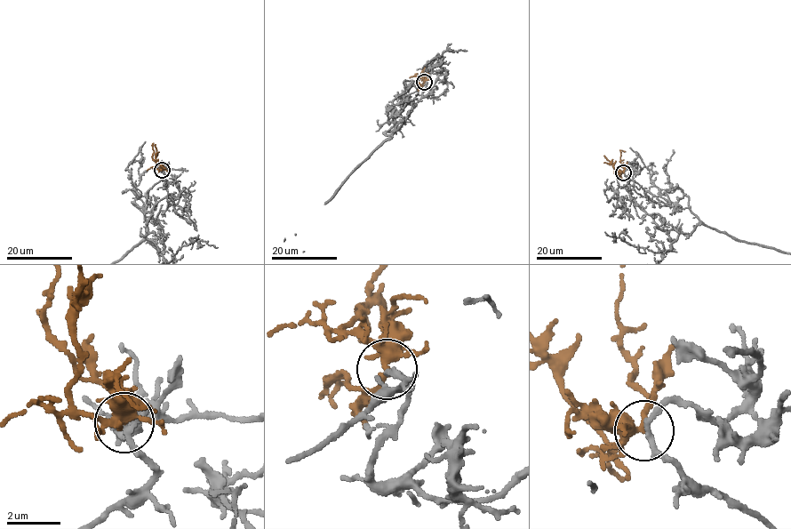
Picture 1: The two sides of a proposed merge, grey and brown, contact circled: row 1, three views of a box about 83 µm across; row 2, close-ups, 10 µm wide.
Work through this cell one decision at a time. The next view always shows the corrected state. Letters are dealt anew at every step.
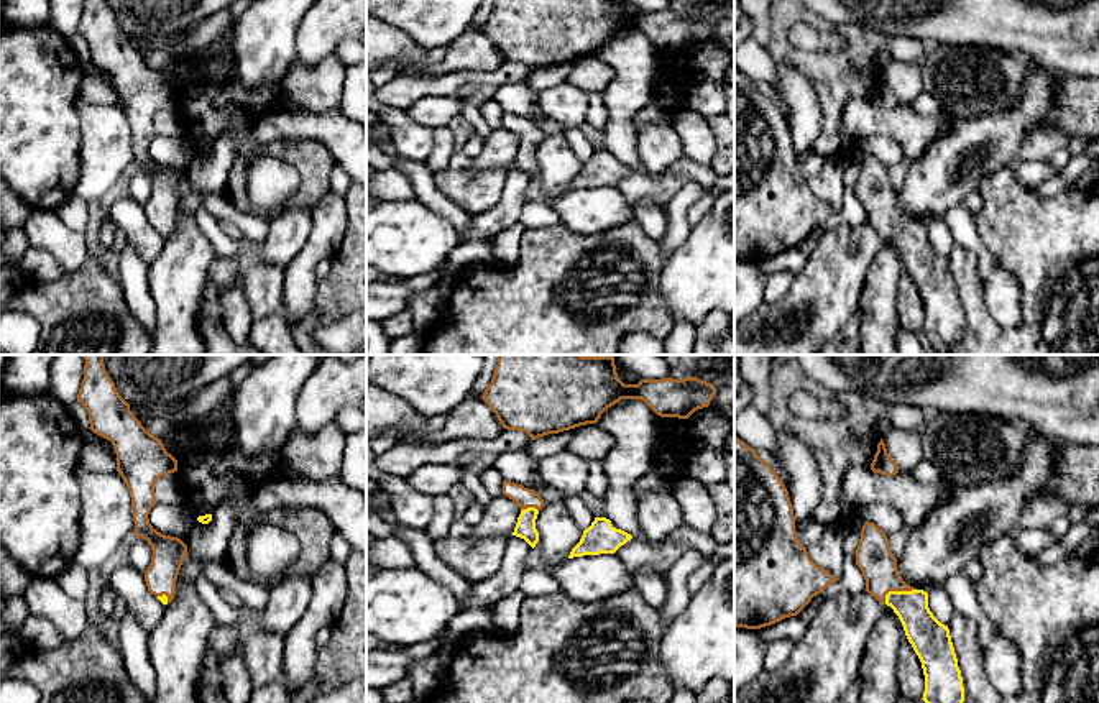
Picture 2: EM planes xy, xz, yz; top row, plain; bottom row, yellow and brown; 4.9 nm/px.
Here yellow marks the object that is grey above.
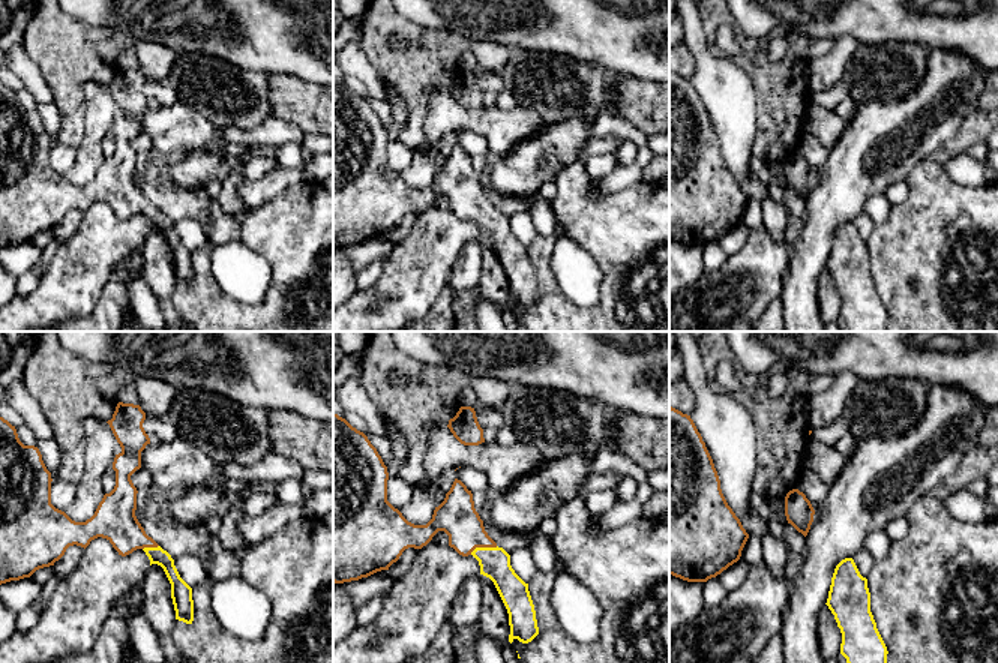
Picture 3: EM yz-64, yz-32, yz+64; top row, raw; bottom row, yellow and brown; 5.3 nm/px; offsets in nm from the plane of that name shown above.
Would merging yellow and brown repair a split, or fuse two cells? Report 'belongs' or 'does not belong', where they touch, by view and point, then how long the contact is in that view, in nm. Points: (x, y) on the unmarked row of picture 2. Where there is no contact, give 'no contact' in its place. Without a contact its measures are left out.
belongs | yz (897, 224) | 170 nm

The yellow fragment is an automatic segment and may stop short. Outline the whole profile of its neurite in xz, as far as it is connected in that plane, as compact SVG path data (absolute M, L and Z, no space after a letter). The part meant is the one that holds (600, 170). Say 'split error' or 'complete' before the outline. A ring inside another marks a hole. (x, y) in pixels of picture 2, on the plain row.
complete | M595 149L591 158L583 163L580 174L572 181L568 191L583 187L614 186L632 168L616 161L609 151Z

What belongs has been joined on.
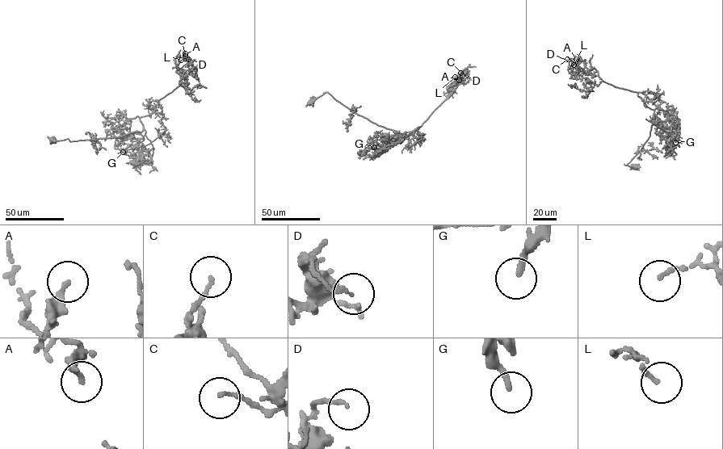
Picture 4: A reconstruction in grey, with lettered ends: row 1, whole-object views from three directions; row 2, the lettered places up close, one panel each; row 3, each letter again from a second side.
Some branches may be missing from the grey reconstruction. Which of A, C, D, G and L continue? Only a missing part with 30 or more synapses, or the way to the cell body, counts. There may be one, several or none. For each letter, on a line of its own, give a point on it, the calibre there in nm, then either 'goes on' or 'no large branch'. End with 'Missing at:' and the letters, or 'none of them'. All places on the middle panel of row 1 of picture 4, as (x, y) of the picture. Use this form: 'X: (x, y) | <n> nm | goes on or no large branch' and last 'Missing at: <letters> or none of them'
A: (459, 80) | 180 nm | no large branch
C: (460, 73) | 130 nm | no large branch
D: (462, 75) | 120 nm | no large branch
G: (374, 147) | 200 nm | goes on
L: (455, 77) | 130 nm | no large branch
Missing at: G

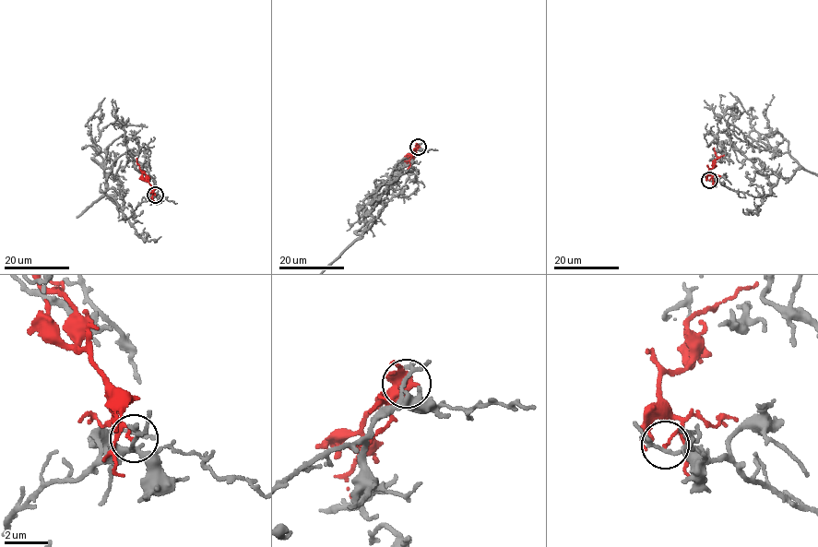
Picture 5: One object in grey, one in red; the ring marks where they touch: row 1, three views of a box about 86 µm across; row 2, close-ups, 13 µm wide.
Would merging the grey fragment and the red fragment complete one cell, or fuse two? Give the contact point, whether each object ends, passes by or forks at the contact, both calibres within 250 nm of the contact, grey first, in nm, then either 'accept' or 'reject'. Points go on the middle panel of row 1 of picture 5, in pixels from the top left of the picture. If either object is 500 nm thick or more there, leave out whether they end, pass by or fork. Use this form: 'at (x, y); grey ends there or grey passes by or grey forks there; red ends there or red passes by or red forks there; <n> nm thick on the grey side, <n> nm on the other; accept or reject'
at (418, 147); grey passes by; red ends there; 170 nm thick on the grey side, 130 nm on the other; reject

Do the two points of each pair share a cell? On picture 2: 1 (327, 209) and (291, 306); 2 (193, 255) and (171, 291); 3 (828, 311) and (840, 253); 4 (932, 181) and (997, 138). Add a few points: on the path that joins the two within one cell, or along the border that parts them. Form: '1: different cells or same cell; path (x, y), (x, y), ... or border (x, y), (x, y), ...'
1: same cell; path (326, 234), (326, 238), (304, 261), (299, 281)
2: same cell; path (184, 263), (176, 283)
3: same cell; path (828, 296), (828, 288), (838, 268)
4: same cell; path (948, 165), (958, 151), (968, 151), (981, 142)

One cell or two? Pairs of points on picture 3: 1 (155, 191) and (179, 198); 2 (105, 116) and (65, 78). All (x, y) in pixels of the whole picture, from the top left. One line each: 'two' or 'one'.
1: one
2: two

